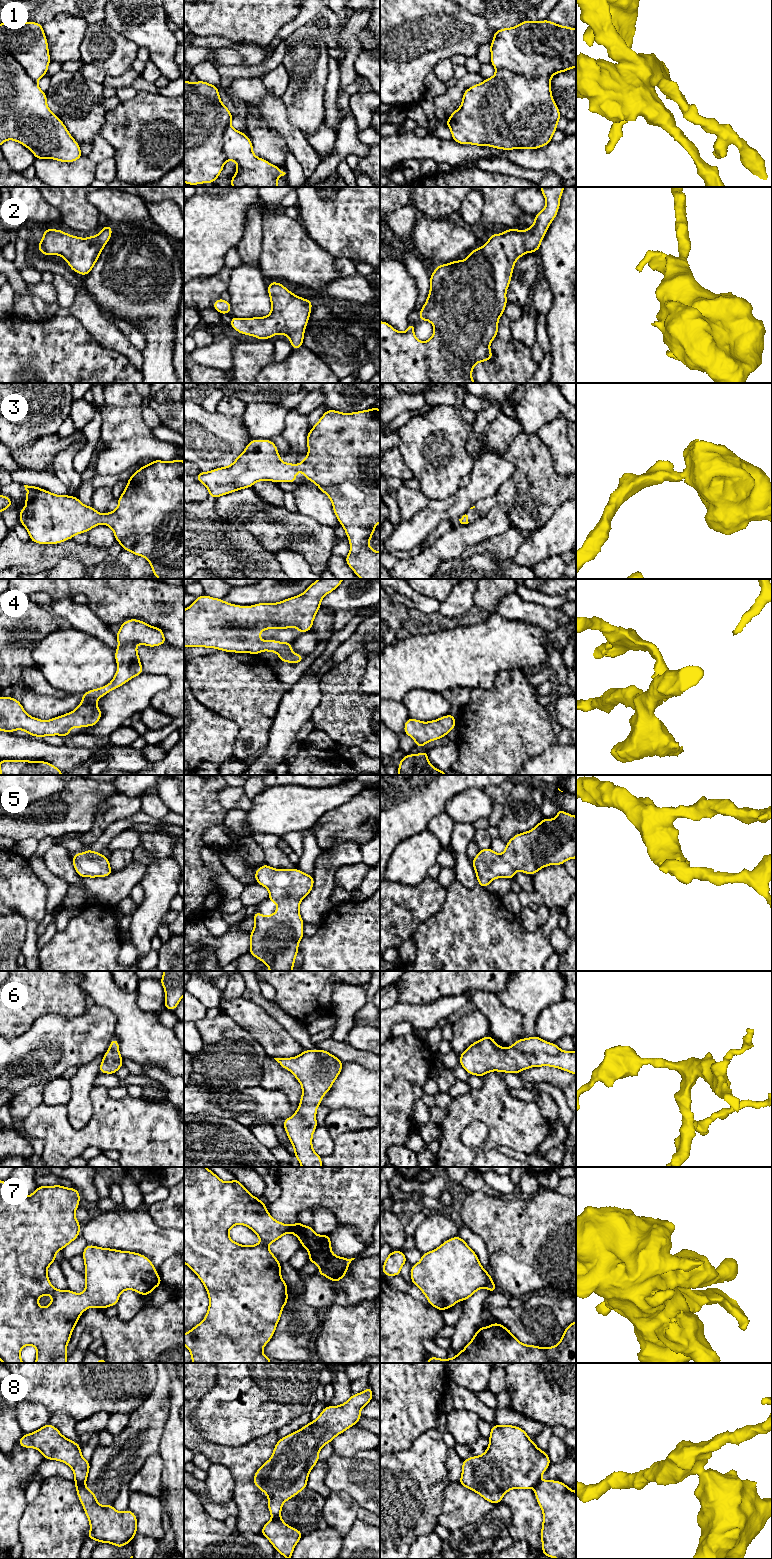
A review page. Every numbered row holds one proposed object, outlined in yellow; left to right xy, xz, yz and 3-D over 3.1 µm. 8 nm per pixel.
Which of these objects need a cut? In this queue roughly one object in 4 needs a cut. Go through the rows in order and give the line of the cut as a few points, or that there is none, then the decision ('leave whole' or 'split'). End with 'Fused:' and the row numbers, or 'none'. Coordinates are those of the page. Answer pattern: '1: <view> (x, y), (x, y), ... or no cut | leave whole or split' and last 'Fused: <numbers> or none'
1: no cut | leave whole
2: no cut | leave whole
3: no cut | leave whole
4: no cut | leave whole
5: no cut | leave whole
6: no cut | leave whole
7: no cut | leave whole
8: xy (84, 1482), (75, 1484) | split
Fused: 8

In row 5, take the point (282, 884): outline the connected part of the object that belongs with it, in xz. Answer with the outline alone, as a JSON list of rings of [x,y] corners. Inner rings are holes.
[[[264,864],[255,872],[255,880],[269,891],[269,900],[278,904],[278,909],[270,916],[259,911],[253,915],[254,930],[250,935],[249,953],[269,967],[269,971],[292,971],[299,952],[299,941],[304,937],[304,922],[301,918],[300,902],[311,892],[314,886],[313,875],[299,869],[274,869]]]

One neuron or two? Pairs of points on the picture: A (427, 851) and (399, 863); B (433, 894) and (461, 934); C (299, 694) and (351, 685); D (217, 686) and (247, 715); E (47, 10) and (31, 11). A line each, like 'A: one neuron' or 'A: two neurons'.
A: one neuron
B: two neurons
C: two neurons
D: one neuron
E: one neuron

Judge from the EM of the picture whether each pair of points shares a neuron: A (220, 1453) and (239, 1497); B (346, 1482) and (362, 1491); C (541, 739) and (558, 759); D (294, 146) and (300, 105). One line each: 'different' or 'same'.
A: same
B: same
C: different
D: different

